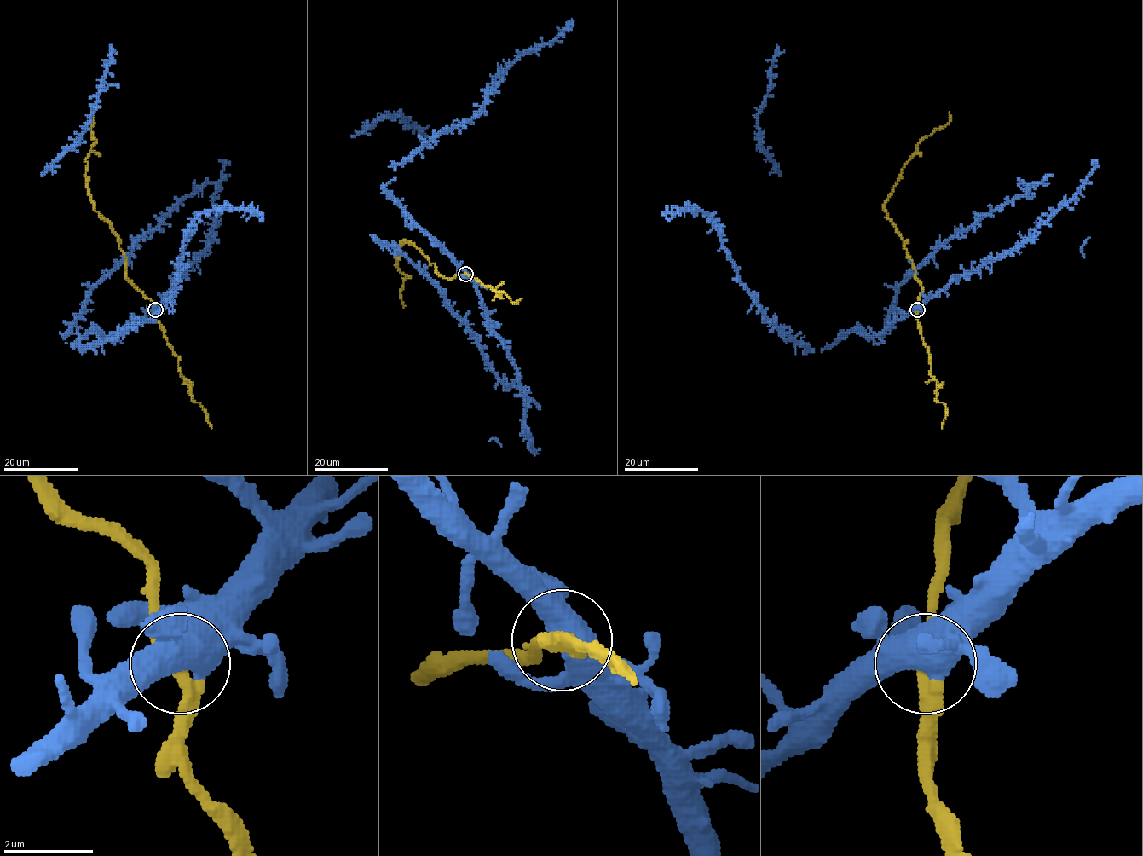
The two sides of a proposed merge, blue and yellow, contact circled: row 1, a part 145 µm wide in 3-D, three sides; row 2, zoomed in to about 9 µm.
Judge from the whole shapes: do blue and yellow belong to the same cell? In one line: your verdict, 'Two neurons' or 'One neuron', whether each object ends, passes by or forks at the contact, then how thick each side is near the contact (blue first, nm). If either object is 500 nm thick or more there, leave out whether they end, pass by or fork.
Two neurons. Thickness 550 nm (blue) against 300 nm

